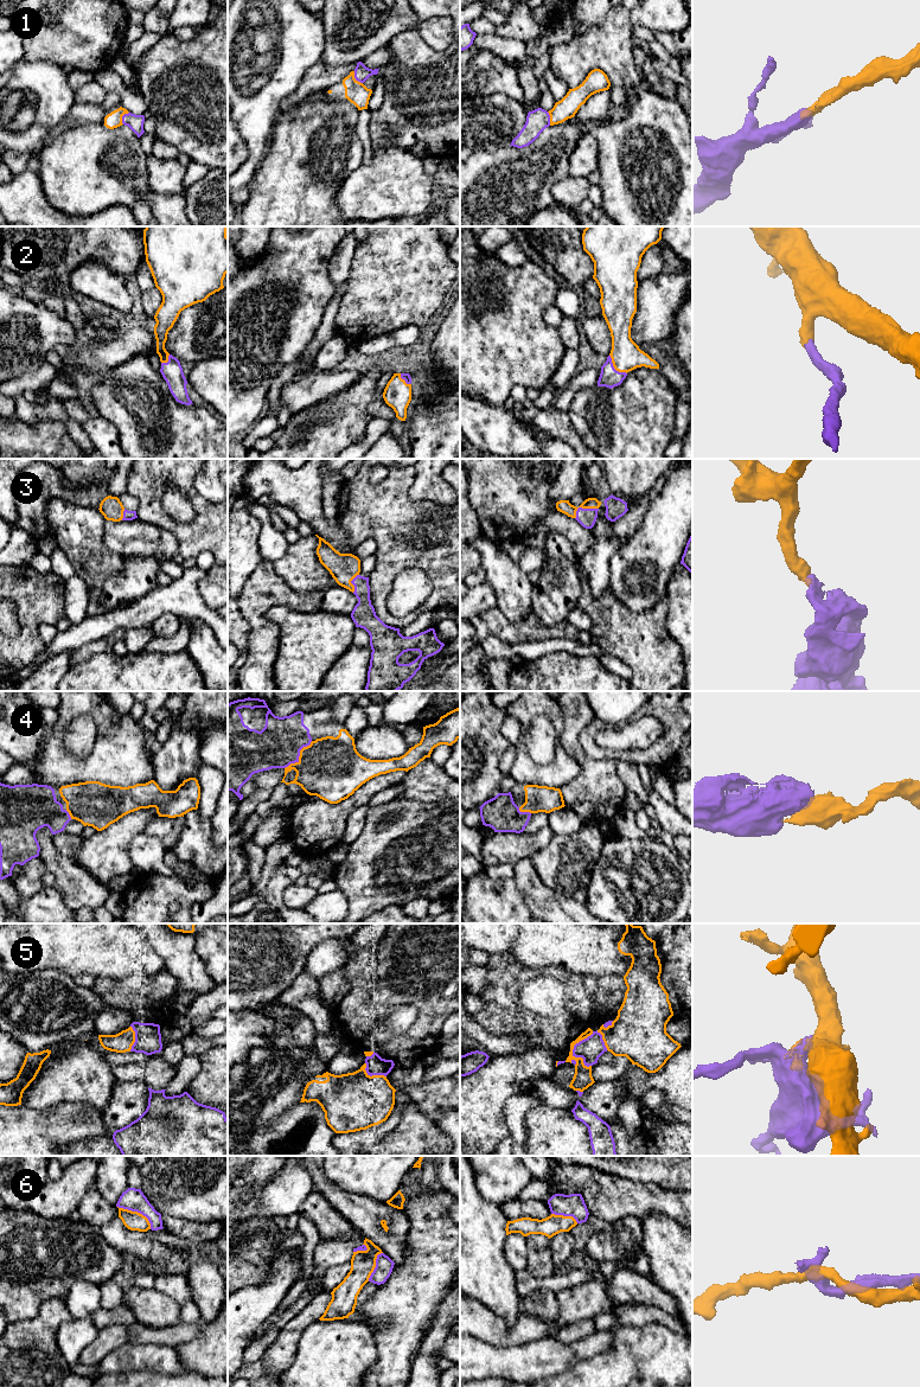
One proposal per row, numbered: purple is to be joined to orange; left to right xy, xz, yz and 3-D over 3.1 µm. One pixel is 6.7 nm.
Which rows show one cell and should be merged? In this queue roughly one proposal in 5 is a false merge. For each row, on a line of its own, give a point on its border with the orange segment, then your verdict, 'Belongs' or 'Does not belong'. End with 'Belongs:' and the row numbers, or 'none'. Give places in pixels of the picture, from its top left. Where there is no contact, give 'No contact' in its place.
1: Touches orange at xz (355, 78). Belongs
2: Touches orange at yz (614, 368). Belongs
3: Touches orange at yz (582, 507). Belongs
4: Touches orange at xz (299, 756). Belongs
5: Touches orange at yz (575, 1043). Belongs
6: Touches orange at xy (136, 1212). Does not belong
Belongs: 1, 2, 3, 4, 5

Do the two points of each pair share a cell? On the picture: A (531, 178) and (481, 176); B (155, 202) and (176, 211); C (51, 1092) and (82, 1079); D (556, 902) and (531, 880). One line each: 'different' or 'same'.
A: same
B: same
C: same
D: same

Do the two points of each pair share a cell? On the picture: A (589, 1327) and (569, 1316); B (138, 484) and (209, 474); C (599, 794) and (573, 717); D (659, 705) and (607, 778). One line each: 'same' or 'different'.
A: different
B: different
C: same
D: different

